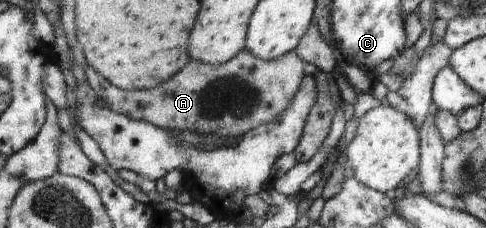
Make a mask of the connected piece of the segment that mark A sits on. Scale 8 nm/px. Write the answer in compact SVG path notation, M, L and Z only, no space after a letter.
M244 48L224 64L208 64L208 62L190 60L186 67L183 67L178 74L172 76L158 87L148 90L124 90L107 81L104 75L90 68L88 63L83 69L86 75L86 82L96 92L96 99L108 102L110 109L120 114L126 114L139 121L148 121L158 128L167 128L184 132L197 132L198 134L220 134L220 136L232 136L239 138L246 135L252 128L259 127L266 122L276 121L276 118L290 106L294 94L300 90L304 80L303 58L294 50L280 56L278 60L262 60L256 57L251 50Z

